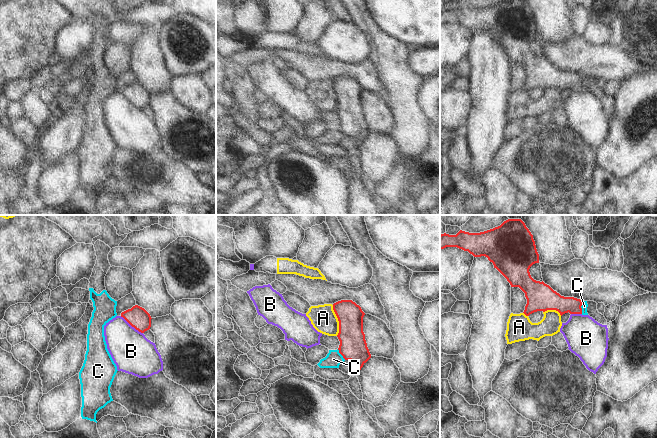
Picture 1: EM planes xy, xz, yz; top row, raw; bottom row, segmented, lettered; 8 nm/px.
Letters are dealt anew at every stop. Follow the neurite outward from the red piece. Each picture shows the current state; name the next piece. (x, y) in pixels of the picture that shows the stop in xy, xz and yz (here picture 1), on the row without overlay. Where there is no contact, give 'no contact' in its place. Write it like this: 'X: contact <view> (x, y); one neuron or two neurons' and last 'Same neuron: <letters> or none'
A: contact xz (338, 96); two neurons
B: contact xy (131, 101); two neurons
C: contact yz (580, 83); two neurons
Same neuron: none

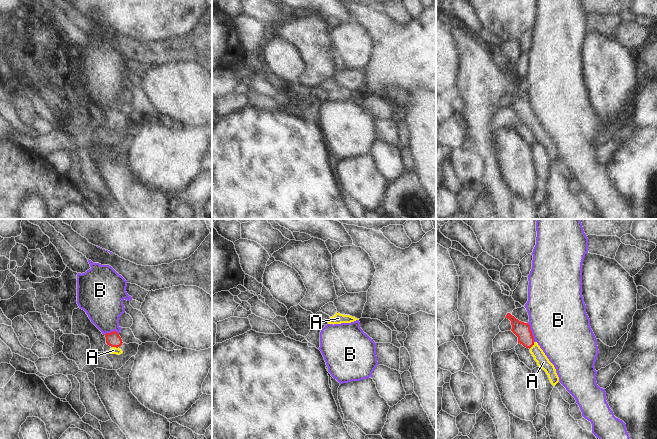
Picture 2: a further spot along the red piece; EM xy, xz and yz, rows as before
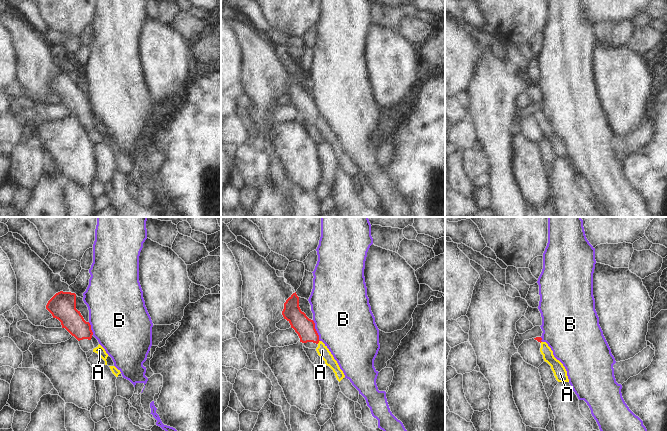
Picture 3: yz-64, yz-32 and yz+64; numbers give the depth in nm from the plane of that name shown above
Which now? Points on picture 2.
A: contact xy (115, 122); one neuron
B: contact yz (531, 108); two neurons
Same neuron: A

